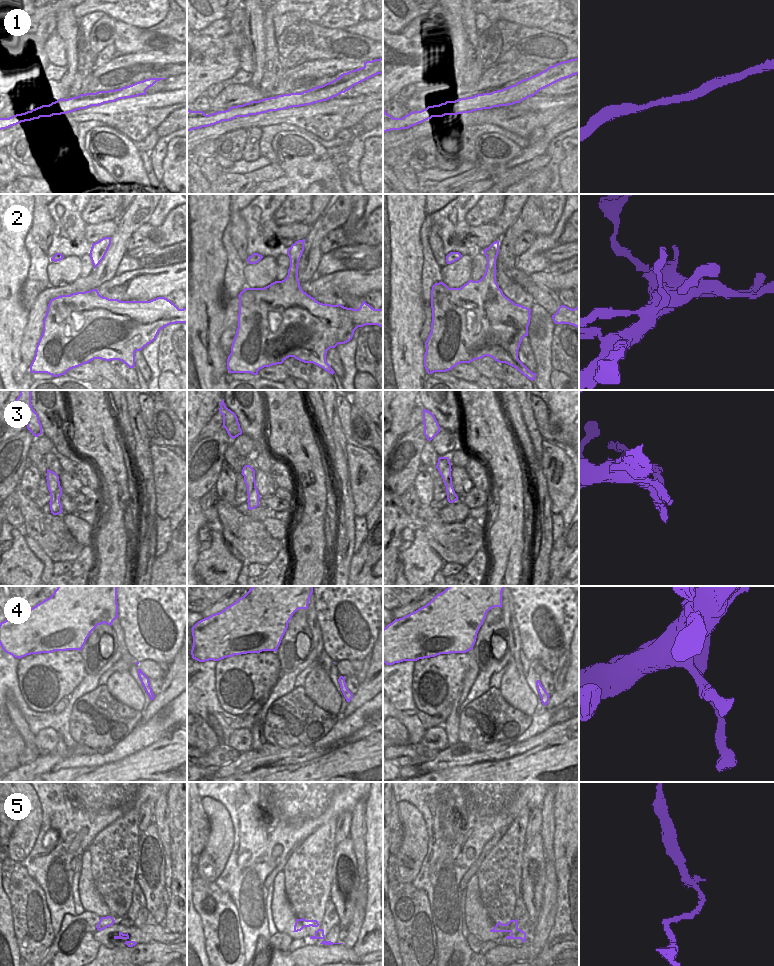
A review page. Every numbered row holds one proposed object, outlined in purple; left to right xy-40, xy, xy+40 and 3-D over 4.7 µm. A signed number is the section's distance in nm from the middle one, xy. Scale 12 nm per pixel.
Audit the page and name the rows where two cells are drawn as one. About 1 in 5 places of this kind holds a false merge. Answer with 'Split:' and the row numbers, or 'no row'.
Split: 3, 5.

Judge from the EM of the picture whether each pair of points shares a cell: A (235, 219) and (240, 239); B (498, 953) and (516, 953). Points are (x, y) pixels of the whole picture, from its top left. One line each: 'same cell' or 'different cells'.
A: same cell
B: same cell

